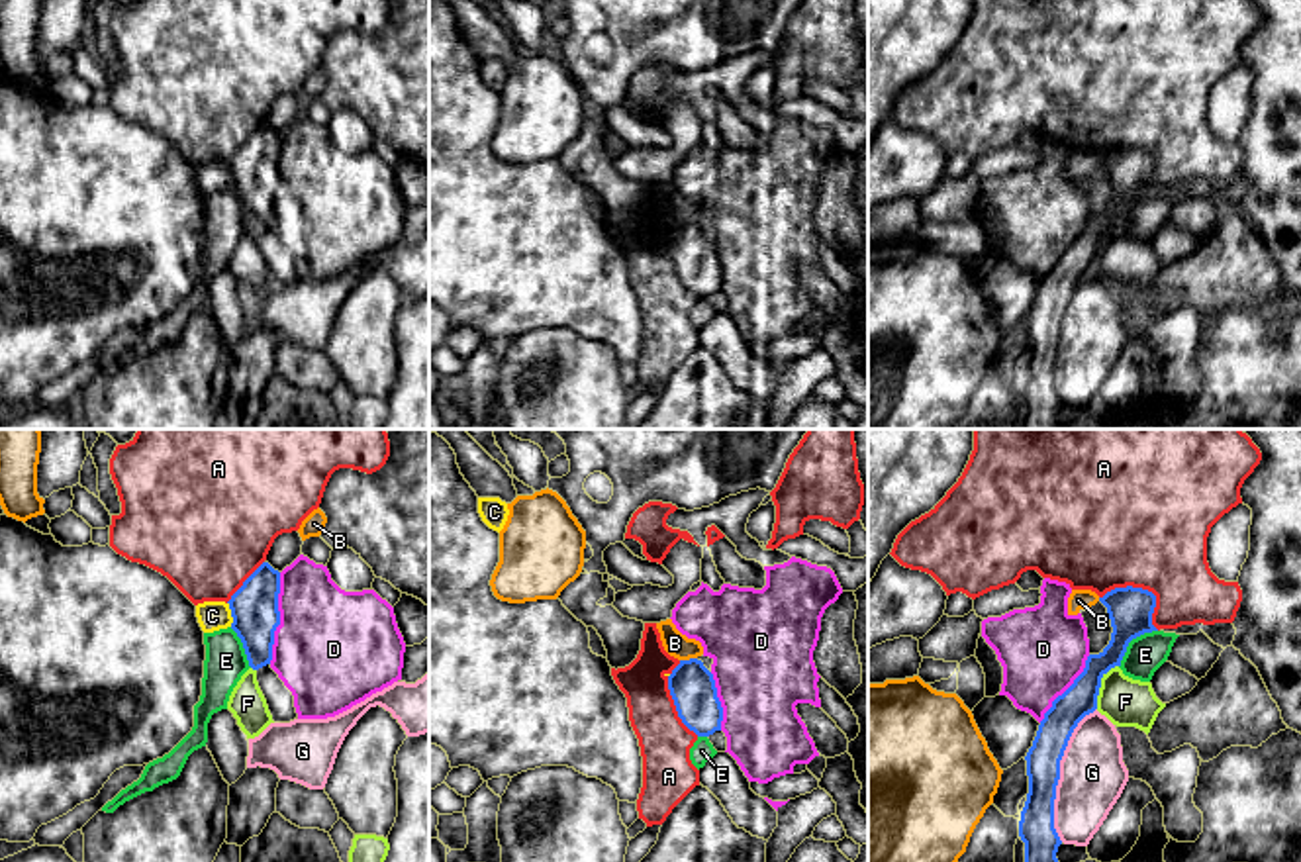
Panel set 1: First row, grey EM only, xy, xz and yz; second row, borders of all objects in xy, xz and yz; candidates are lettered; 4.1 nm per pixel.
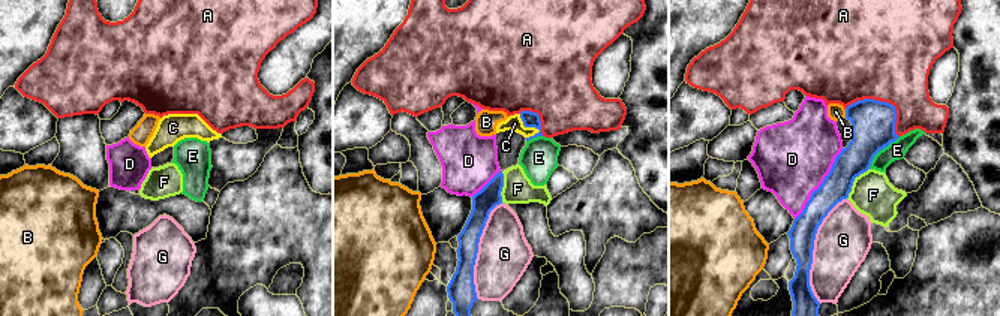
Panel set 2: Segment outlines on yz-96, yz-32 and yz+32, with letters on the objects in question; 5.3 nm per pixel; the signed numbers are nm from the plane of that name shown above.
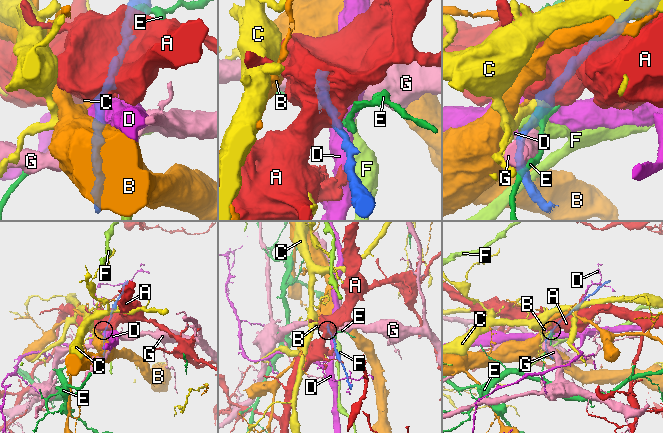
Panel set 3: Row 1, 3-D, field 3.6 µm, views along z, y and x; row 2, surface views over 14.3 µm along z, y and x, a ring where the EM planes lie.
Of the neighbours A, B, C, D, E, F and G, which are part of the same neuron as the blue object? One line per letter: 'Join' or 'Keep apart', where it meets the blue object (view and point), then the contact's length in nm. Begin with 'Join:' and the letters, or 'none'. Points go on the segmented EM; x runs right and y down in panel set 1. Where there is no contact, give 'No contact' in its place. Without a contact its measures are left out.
Join: none
A: Keep apart. Touches blue at yz (1145, 590). Shared border 280 nm
B: Keep apart. Touches blue at xz (690, 659). Shared border 70 nm
C: Keep apart. Touches blue at xy (232, 614). Shared border 110 nm
D: Keep apart. Touches blue at xy (279, 618). Shared border 380 nm
E: Keep apart. Touches blue at yz (1131, 639). Shared border 220 nm
F: Keep apart. Touches blue at yz (1100, 686). Shared border 200 nm
G: Keep apart. Touches blue at yz (1059, 774). Shared border 550 nm

